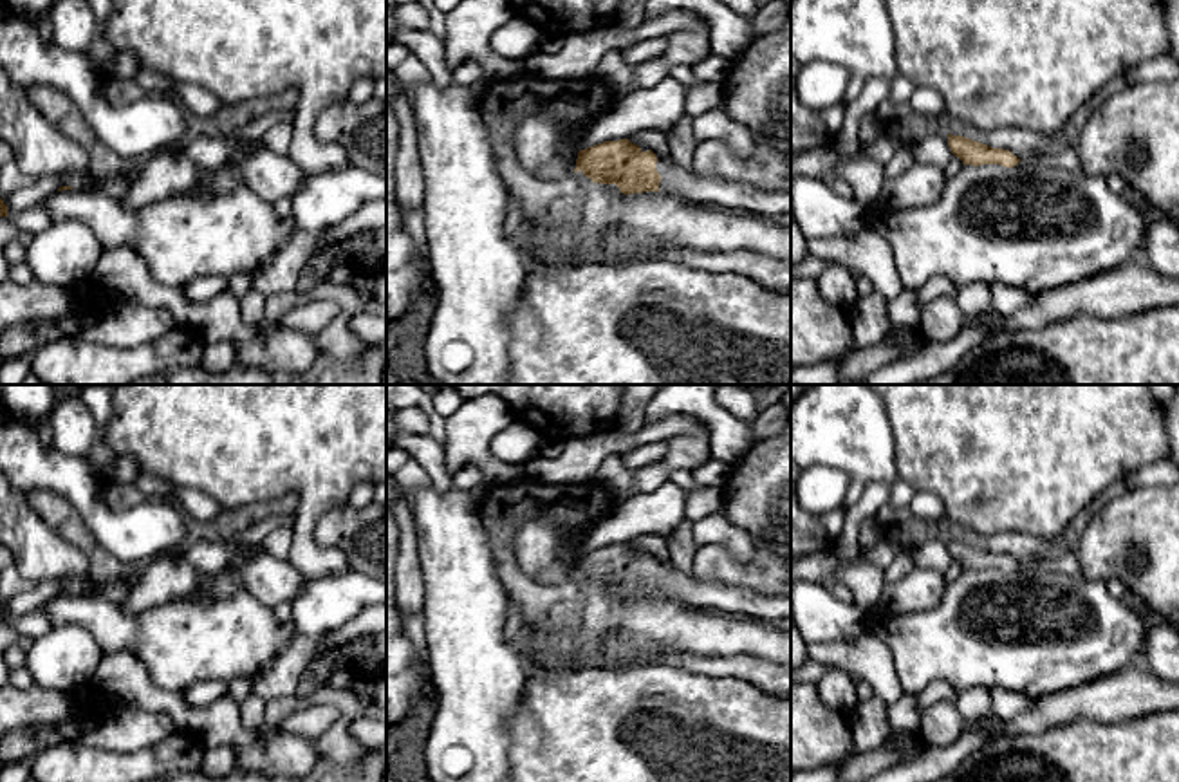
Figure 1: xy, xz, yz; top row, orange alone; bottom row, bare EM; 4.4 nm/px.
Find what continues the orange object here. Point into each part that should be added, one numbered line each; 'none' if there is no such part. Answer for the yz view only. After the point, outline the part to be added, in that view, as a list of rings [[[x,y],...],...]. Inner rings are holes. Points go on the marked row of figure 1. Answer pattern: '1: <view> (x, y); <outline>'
none

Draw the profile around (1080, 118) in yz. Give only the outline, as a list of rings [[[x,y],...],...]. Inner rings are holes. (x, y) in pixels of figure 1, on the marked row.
[[[1096,94],[1085,107],[1082,107],[1071,119],[1071,123],[1080,130],[1085,126],[1087,119],[1091,117],[1091,114],[1105,103],[1109,96],[1100,96]]]

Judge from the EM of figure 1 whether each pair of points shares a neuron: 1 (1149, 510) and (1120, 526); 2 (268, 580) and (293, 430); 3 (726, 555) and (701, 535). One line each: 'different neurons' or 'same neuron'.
1: same neuron
2: different neurons
3: different neurons

